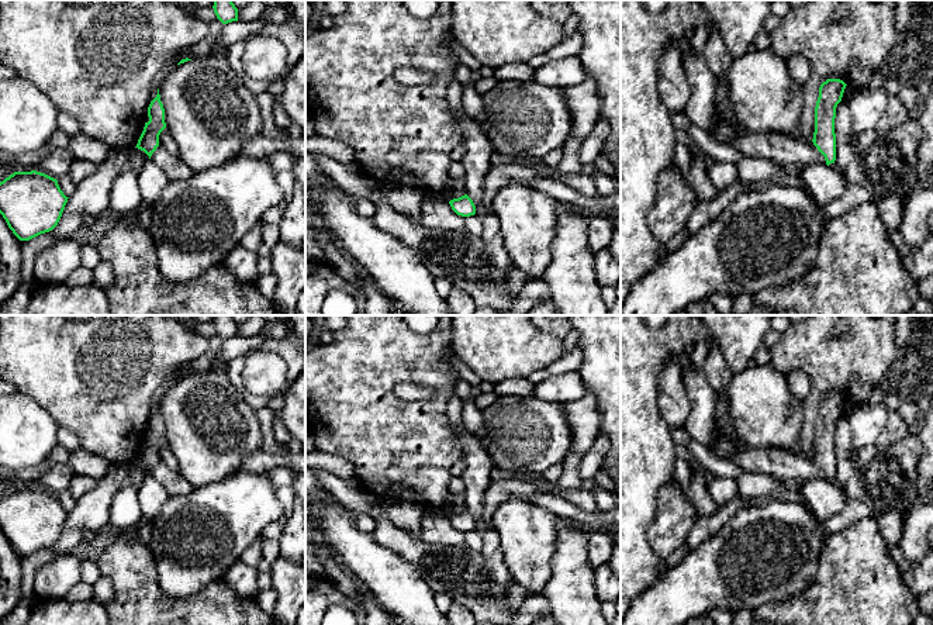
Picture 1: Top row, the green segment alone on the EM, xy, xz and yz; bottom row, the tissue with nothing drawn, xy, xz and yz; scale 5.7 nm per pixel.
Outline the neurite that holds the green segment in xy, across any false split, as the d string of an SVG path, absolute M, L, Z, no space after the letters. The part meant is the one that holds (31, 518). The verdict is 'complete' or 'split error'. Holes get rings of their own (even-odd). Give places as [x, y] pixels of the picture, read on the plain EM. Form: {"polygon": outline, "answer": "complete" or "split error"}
{"polygon": "M14 487L0 497L0 529L20 556L52 546L68 514L58 495L37 487Z", "answer": "complete"}

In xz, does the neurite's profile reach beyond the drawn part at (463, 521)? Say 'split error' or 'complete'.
complete

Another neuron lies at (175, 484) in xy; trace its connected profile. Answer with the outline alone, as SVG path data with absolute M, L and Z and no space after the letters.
M160 460L152 469L151 474L166 488L170 497L186 495L193 490L193 486L186 481L179 472L170 472Z

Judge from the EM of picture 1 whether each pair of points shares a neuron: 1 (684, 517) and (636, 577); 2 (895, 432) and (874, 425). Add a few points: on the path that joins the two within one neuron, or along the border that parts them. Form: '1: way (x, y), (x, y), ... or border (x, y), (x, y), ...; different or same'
1: border (653, 520), (648, 532), (648, 542), (660, 558); different
2: border (891, 410), (887, 427), (881, 432); different

